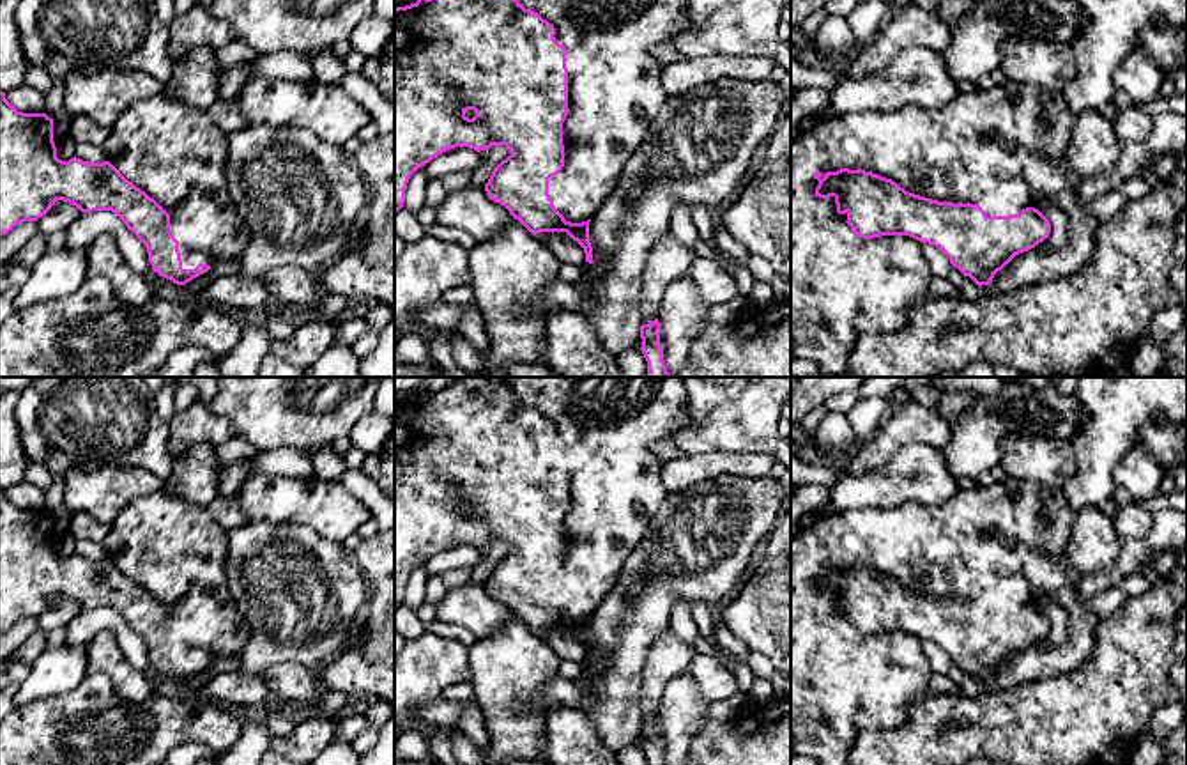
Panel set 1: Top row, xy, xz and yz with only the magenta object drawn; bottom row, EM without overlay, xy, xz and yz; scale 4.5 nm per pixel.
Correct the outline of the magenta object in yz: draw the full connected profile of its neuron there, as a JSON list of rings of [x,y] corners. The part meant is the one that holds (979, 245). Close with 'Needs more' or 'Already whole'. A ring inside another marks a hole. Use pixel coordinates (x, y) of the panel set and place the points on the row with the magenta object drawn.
[[[840,168],[837,172],[826,172],[824,177],[819,170],[816,170],[814,179],[819,181],[816,197],[833,197],[837,212],[847,216],[847,225],[851,227],[853,234],[863,239],[881,236],[909,236],[923,244],[934,244],[948,257],[953,267],[957,267],[964,276],[969,276],[978,287],[989,285],[994,274],[1001,271],[1015,255],[1035,248],[1051,234],[1049,220],[1035,207],[1026,207],[1010,216],[987,216],[985,211],[976,204],[953,204],[925,198],[906,191],[892,179],[865,170]]]. Already whole

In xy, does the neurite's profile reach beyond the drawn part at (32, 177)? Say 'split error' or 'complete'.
complete

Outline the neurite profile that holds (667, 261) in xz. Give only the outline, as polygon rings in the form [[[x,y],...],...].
[[[670,234],[655,243],[642,269],[642,285],[639,294],[642,324],[658,319],[665,289],[672,282],[688,276],[693,260],[693,250],[678,243]]]

